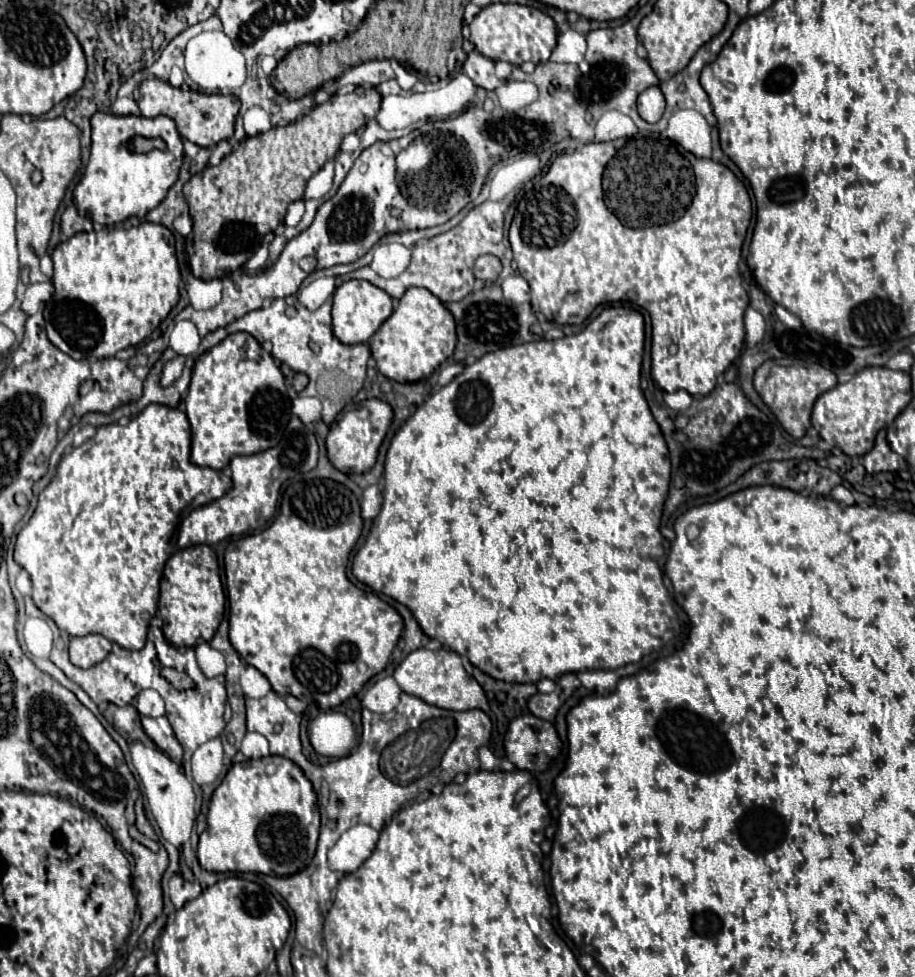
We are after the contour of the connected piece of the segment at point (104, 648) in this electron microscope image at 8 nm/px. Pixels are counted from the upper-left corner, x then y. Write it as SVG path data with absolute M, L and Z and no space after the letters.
M101 634L71 638L71 644L69 644L71 664L77 668L83 668L83 670L103 662L109 652L111 652L111 642Z

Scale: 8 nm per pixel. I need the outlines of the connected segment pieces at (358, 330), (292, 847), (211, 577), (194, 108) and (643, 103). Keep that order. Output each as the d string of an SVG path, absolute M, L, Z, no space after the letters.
M347 280L333 294L333 334L345 342L367 342L393 310L391 296L365 280Z
M267 756L233 764L211 796L207 828L199 835L196 855L201 868L209 872L257 872L289 876L307 868L315 856L319 838L317 794L303 770L289 758Z
M195 544L181 548L169 556L163 578L157 616L163 620L163 634L173 646L189 646L209 642L225 612L225 592L219 578L219 562L211 546Z
M147 78L139 86L141 98L139 98L139 108L141 114L147 118L165 114L175 120L177 130L183 138L191 140L197 146L213 148L221 140L227 140L233 136L233 124L235 116L239 114L239 100L223 94L201 94L193 90L181 90L173 88L169 82L163 82L159 78Z
M649 88L645 90L639 100L637 100L637 108L639 108L639 116L647 122L659 122L663 116L663 106L659 106L659 88Z

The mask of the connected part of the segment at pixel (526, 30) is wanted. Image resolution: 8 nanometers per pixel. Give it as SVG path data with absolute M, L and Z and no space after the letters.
M489 4L475 16L475 20L469 24L469 30L469 40L483 56L495 62L503 60L515 66L521 66L529 60L535 64L547 62L557 42L557 26L553 18L539 8L521 4Z

